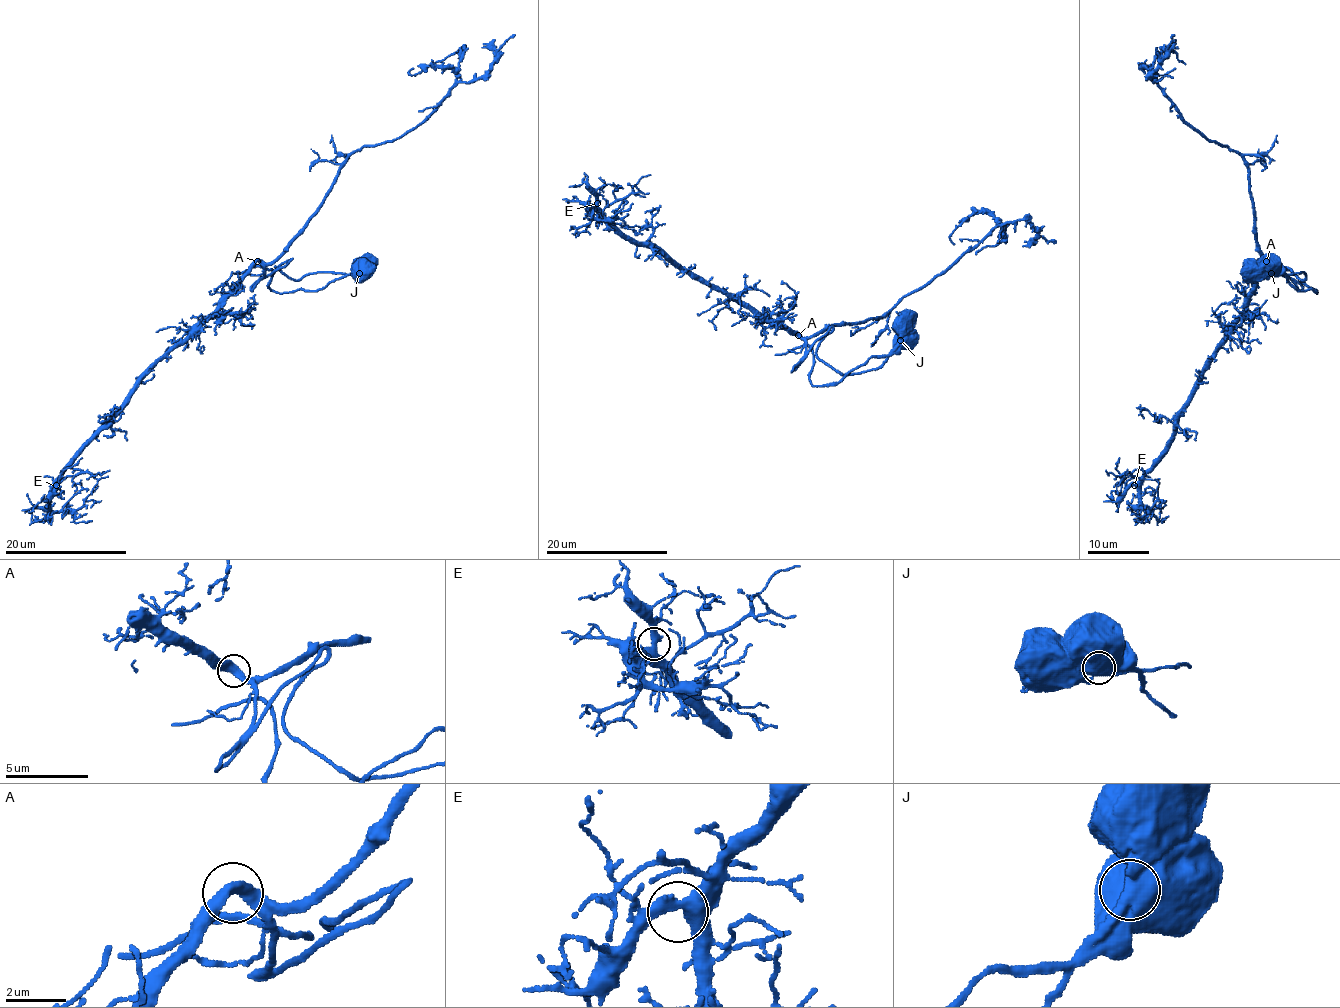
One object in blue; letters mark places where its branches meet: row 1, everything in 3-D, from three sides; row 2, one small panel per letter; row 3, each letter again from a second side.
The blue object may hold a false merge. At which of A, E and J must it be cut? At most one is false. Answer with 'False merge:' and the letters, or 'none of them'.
False merge: J

